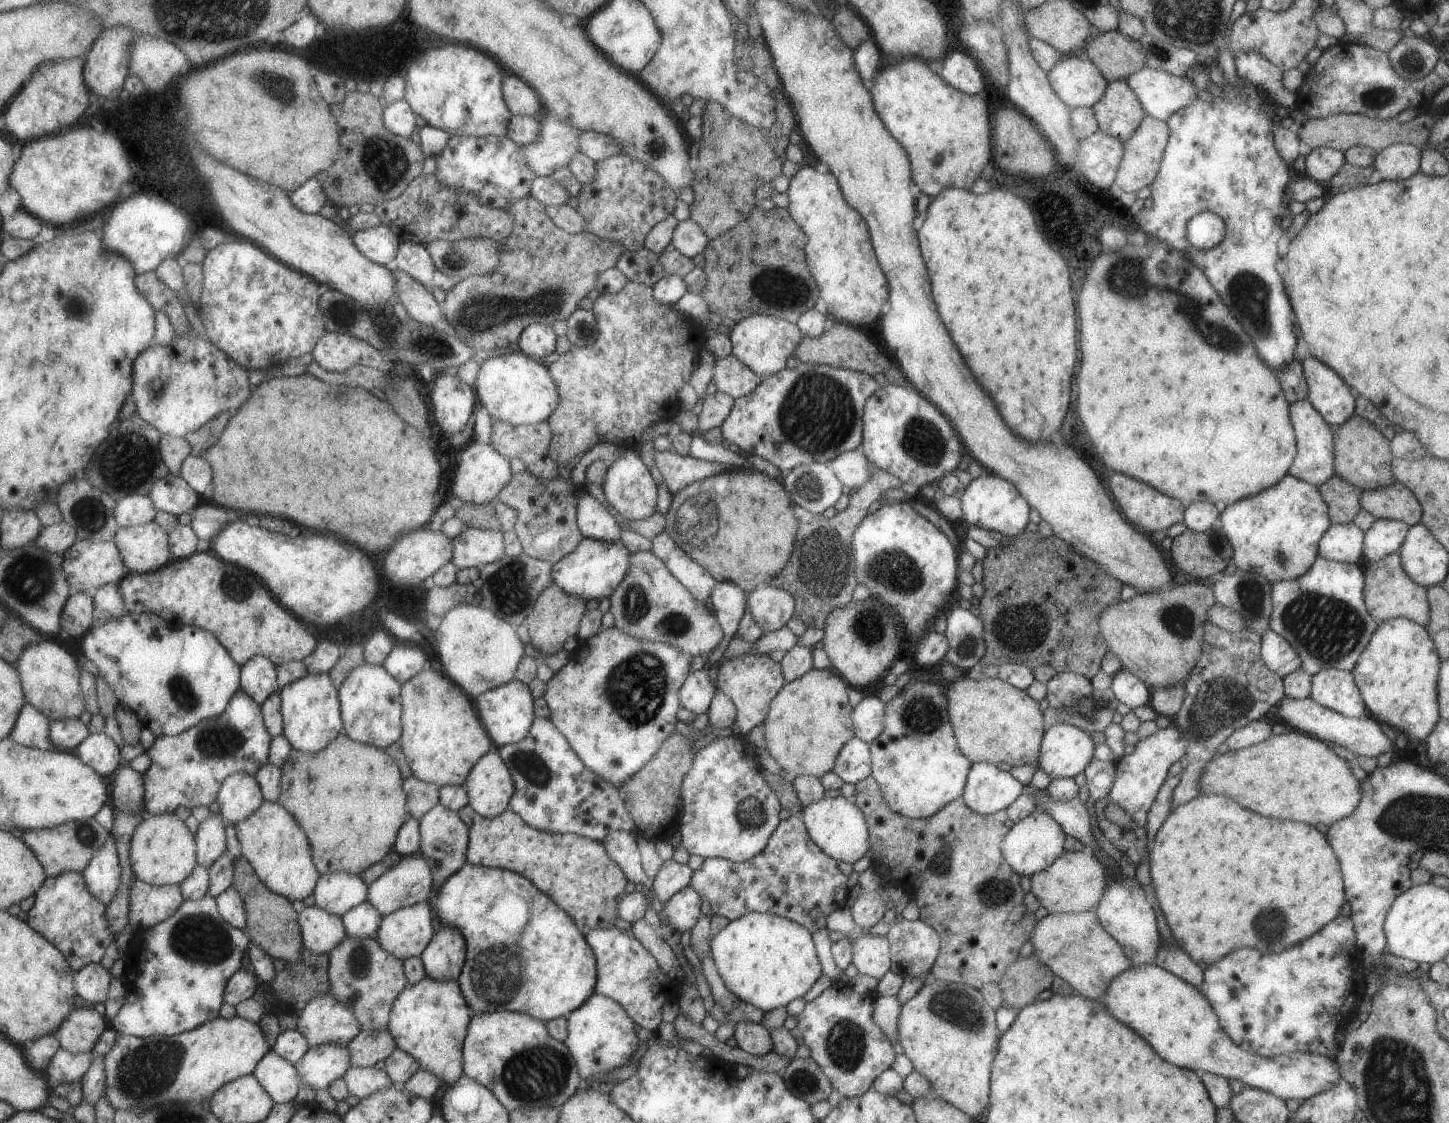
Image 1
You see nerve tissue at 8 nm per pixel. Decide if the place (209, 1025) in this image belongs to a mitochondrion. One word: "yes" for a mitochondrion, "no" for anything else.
no

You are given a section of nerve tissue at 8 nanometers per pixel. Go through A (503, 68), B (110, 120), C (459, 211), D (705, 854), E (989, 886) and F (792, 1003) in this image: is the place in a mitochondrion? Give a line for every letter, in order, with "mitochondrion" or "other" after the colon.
A: other
B: other
C: mitochondrion
D: other
E: mitochondrion
F: other

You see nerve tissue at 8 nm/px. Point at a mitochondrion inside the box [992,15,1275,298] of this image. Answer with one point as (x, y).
(1160, 51)

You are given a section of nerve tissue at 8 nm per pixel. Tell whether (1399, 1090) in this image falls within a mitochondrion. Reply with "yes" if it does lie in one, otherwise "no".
yes

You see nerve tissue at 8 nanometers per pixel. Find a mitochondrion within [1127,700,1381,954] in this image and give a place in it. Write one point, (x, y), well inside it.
(1270, 925)

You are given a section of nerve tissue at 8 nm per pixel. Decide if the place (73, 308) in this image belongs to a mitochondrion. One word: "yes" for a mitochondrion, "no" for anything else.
yes

